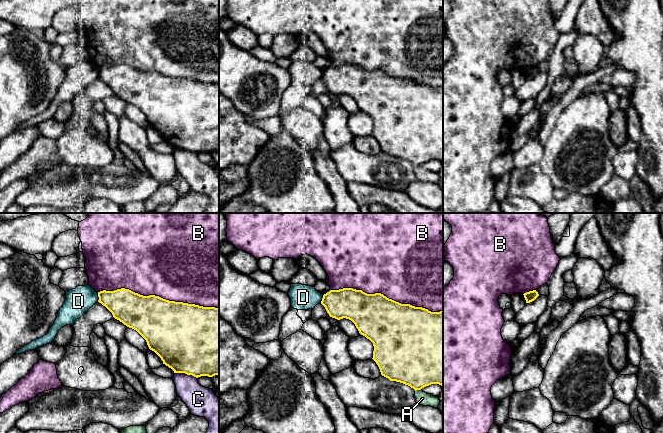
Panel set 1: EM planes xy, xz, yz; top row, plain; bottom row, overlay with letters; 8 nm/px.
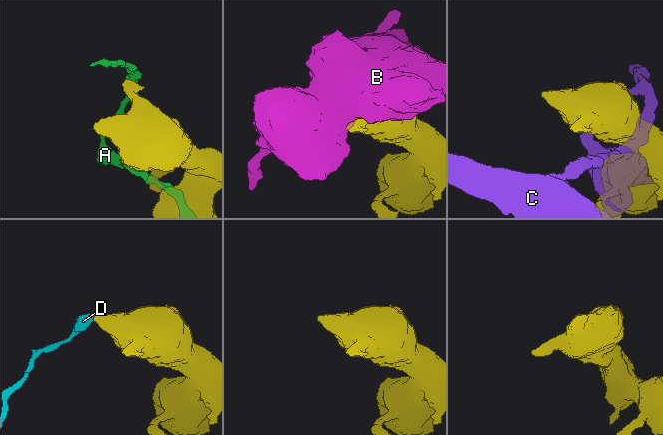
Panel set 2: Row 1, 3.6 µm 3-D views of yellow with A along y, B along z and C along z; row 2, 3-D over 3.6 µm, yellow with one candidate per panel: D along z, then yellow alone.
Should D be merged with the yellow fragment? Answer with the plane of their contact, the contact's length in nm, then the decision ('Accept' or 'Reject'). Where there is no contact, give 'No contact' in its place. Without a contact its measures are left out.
Touches yellow in xy. Shared border 80 nm. Reject

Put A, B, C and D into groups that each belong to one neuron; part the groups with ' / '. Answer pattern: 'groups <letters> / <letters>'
groups A / B / C / D

